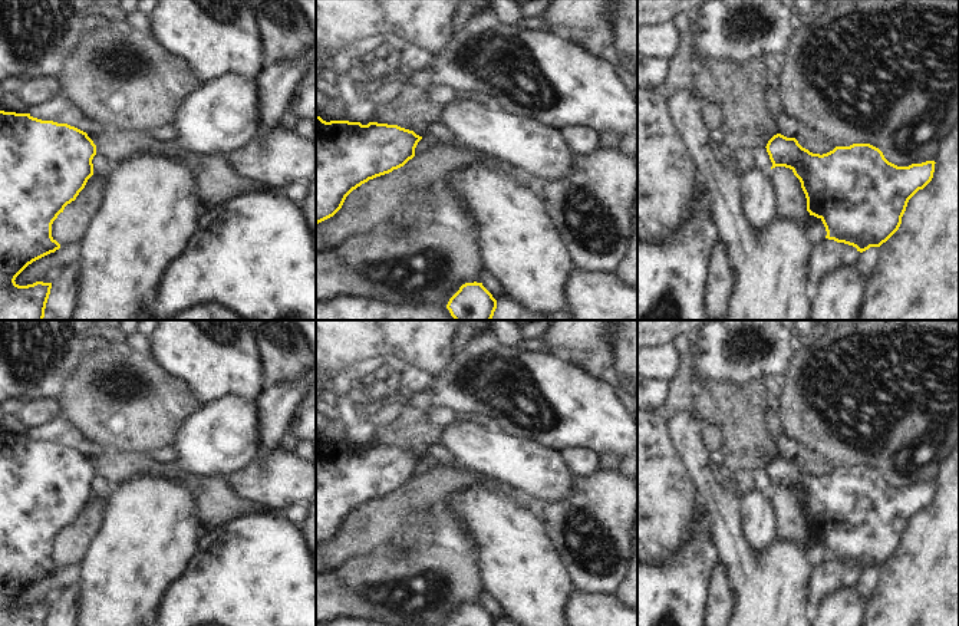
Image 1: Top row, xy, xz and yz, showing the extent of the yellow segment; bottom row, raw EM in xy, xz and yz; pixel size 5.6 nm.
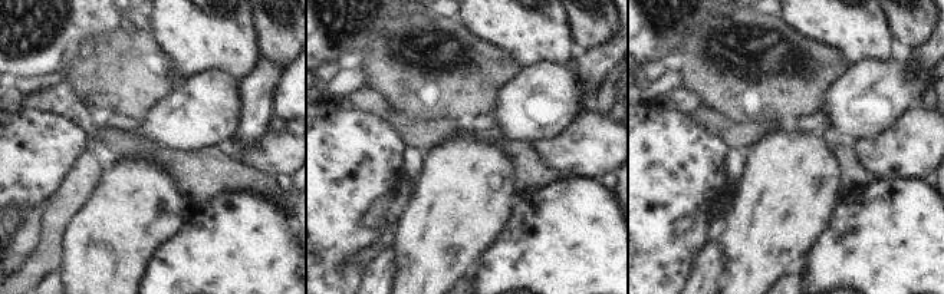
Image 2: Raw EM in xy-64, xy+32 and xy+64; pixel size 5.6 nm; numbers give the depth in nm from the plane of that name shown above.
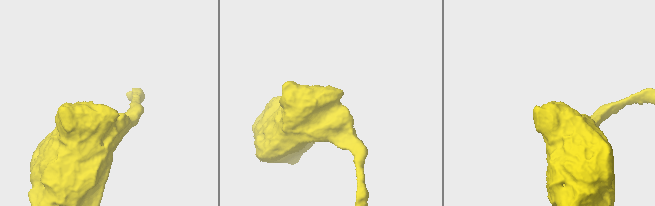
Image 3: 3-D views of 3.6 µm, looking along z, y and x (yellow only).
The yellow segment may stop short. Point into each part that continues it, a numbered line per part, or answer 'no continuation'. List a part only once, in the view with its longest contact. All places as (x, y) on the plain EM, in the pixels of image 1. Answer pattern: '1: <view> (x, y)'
no continuation

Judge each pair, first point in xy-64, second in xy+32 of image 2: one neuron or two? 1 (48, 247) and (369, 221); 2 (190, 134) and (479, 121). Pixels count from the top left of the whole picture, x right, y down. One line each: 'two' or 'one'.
1: one
2: two

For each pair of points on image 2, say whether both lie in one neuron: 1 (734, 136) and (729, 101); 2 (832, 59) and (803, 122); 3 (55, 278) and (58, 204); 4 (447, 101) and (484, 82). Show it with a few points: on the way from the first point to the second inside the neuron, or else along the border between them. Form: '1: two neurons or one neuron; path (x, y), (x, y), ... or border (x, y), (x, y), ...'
1: two neurons; border (709, 106), (739, 122), (765, 122)
2: two neurons; border (821, 109), (803, 114), (792, 124)
3: two neurons; border (59, 268), (43, 278)
4: one neuron; path (456, 92), (466, 82), (476, 82)

